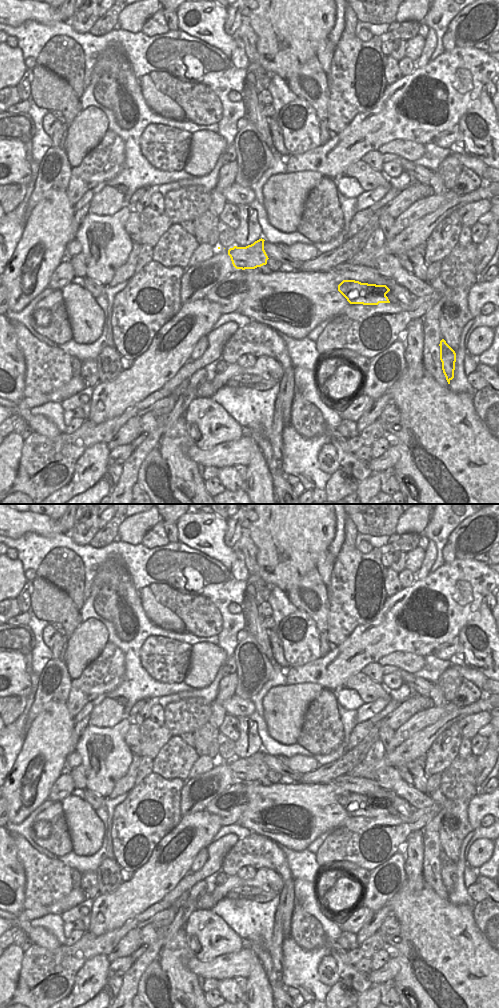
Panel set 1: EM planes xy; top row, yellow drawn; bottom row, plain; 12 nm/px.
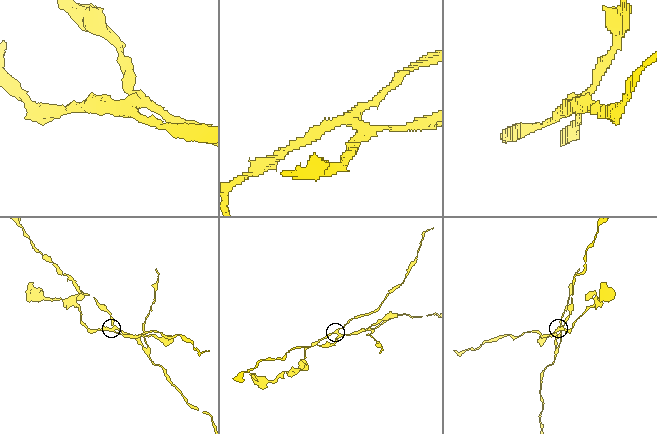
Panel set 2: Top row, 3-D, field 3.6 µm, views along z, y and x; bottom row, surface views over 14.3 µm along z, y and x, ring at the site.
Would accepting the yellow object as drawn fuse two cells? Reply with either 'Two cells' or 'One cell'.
Two cells.

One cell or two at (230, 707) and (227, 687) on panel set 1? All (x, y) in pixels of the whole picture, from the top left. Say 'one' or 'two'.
two

